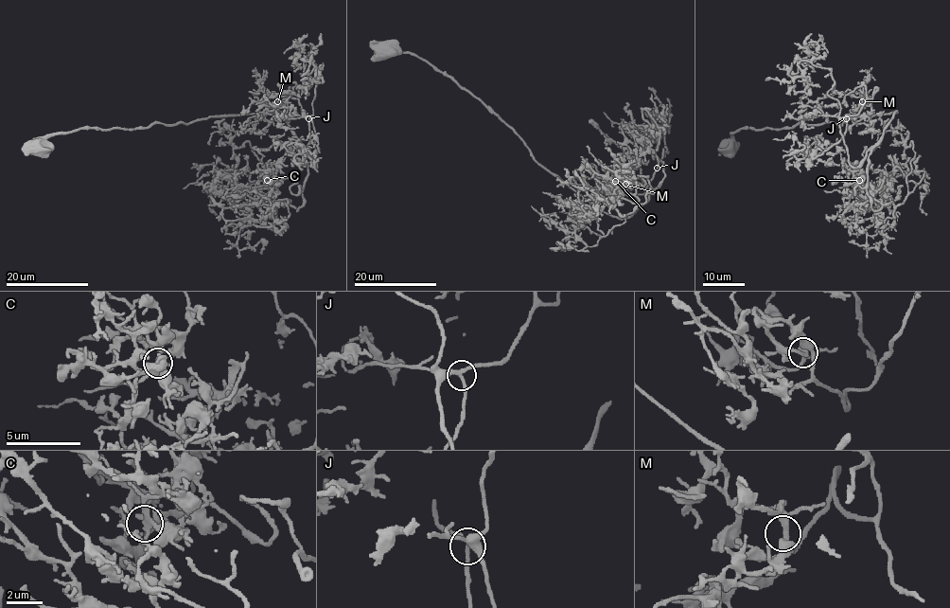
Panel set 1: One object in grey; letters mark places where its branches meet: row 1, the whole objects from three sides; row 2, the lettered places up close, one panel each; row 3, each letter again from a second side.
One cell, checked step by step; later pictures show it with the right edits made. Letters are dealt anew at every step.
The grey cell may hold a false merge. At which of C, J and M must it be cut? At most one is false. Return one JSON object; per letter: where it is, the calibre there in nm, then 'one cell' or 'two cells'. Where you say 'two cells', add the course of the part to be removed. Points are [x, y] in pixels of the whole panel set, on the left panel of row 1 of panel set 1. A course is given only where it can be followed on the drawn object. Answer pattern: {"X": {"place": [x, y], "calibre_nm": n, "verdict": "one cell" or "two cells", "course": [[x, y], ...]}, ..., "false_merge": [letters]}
{"C": {"place": [267, 180], "calibre_nm": 220, "verdict": "one cell"}, "J": {"place": [308, 118], "calibre_nm": 240, "verdict": "one cell"}, "M": {"place": [277, 101], "calibre_nm": 220, "verdict": "one cell"}, "false_merge": []}

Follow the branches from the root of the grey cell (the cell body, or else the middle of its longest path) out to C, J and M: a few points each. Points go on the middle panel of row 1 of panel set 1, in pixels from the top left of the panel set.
C: (385, 49), (450, 75), (605, 212), (628, 217), (656, 189), (639, 174), (643, 185), (616, 181)
J: (385, 49), (450, 75), (541, 166), (614, 216), (646, 201), (665, 177), (657, 168)
M: (385, 49), (450, 75), (541, 166), (614, 216), (646, 201), (663, 163), (642, 194), (625, 184)

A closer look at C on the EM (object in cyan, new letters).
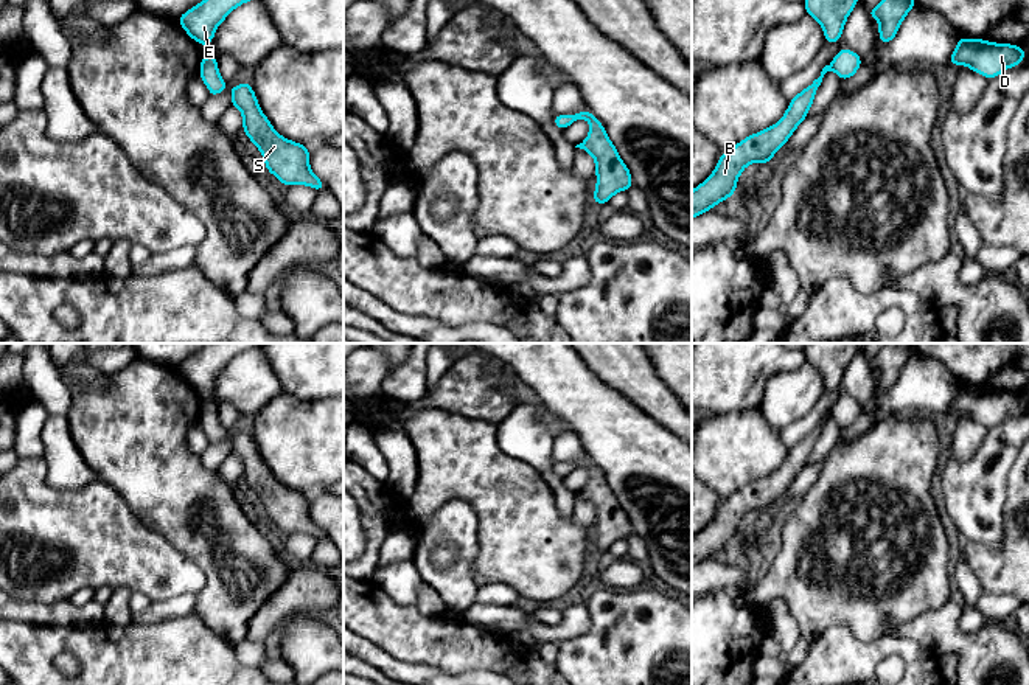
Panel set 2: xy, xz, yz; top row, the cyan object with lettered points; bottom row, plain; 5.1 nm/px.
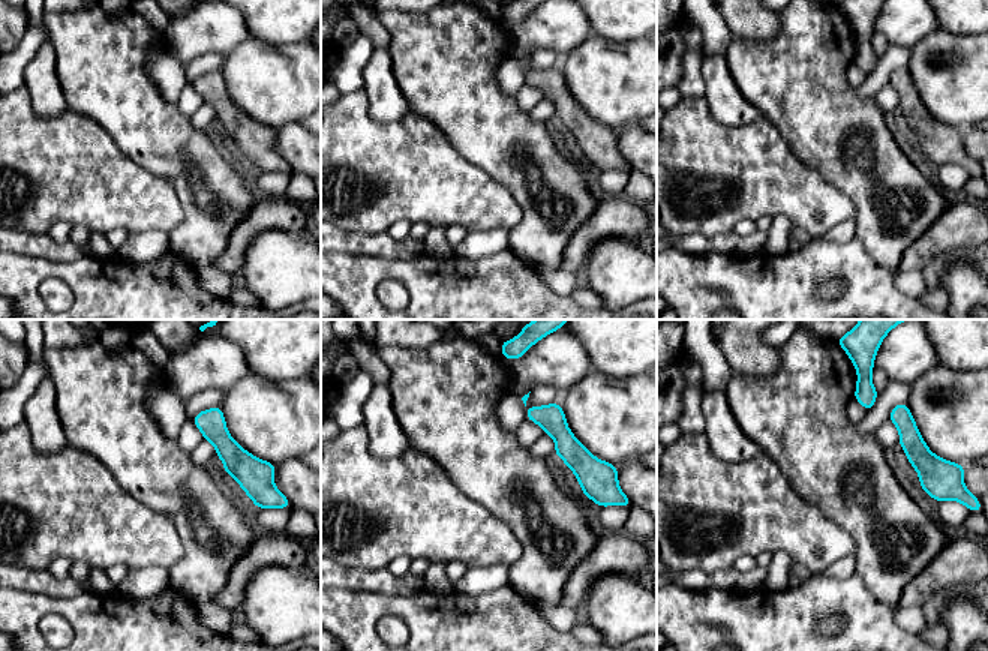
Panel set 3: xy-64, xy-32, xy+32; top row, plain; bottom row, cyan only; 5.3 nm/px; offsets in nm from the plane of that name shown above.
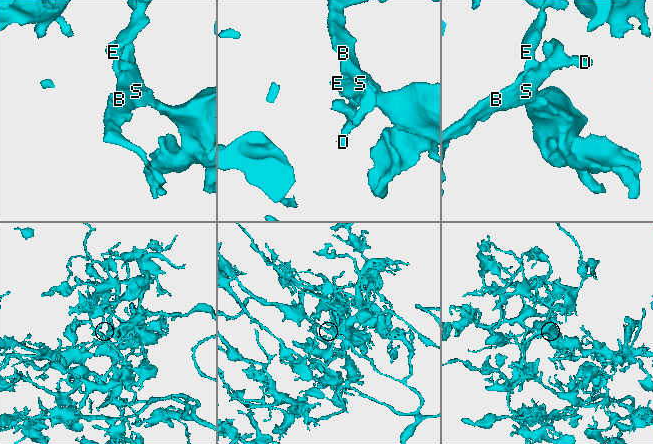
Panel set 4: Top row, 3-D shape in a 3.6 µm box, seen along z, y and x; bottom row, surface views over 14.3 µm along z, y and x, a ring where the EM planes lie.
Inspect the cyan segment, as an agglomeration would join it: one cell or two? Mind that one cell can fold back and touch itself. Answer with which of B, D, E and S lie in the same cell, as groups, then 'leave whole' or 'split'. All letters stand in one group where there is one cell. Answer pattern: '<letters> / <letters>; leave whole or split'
B D E S; leave whole

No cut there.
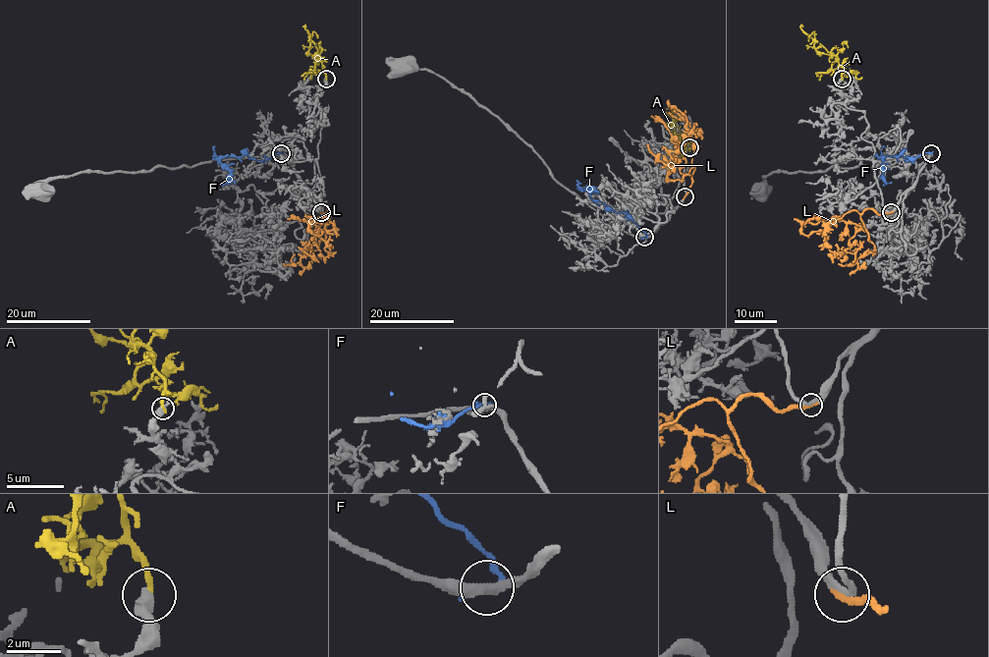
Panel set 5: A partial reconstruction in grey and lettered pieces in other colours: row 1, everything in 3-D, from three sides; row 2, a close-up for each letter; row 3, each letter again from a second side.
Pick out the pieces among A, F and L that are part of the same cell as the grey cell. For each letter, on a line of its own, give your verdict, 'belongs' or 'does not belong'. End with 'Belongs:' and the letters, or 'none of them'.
A: does not belong
F: does not belong
L: belongs
Belongs: L

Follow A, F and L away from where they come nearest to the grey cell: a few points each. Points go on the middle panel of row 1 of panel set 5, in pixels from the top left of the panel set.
A: (689, 148), (685, 143), (670, 107)
F: (644, 238), (646, 234), (625, 213), (616, 213), (594, 200), (583, 188), (593, 189), (590, 197)
L: (685, 196), (694, 169), (692, 167), (688, 174), (680, 172), (686, 163), (684, 151), (669, 129), (651, 116)

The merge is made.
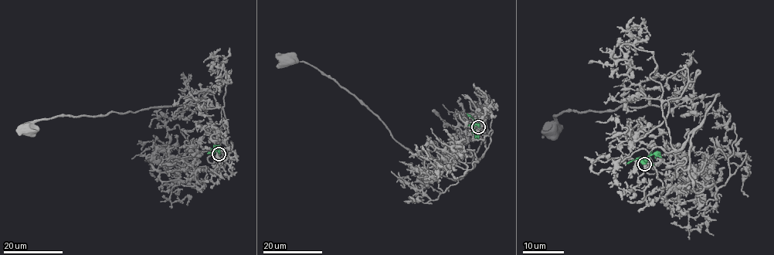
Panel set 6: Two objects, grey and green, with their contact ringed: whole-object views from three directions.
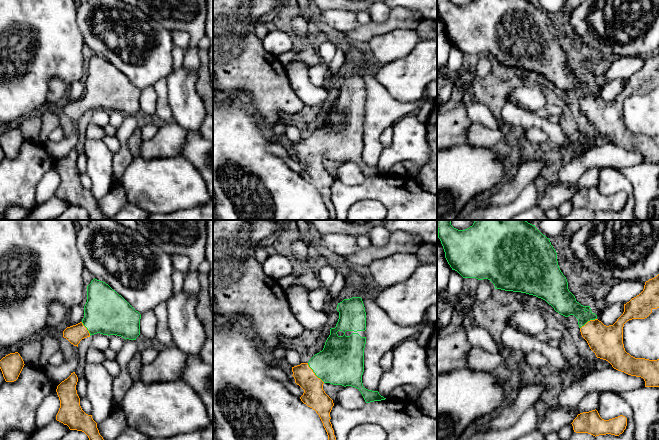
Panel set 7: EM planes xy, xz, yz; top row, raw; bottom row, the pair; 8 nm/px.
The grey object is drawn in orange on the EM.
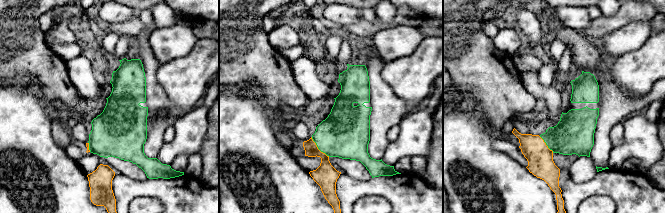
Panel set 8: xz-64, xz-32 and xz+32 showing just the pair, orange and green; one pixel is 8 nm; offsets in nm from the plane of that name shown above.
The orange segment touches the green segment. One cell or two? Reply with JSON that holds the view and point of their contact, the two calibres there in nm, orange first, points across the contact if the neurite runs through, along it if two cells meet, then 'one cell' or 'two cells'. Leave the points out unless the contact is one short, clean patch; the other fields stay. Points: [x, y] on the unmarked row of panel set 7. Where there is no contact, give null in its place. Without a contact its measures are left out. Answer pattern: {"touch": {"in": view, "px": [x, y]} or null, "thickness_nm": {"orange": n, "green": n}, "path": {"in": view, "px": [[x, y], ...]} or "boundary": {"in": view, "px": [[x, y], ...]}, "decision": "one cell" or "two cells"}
{"touch": {"in": "xz", "px": [314, 149]}, "thickness_nm": {"orange": 180, "green": 360}, "path": {"in": "xz", "px": [[314, 172], [314, 149], [323, 143], [341, 138]]}, "decision": "one cell"}

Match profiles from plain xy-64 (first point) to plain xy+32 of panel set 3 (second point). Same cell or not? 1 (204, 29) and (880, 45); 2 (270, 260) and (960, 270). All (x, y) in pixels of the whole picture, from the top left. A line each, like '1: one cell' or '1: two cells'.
1: two cells
2: one cell

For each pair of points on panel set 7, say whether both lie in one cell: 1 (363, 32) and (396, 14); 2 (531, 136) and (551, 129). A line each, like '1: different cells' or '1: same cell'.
1: same cell
2: different cells

